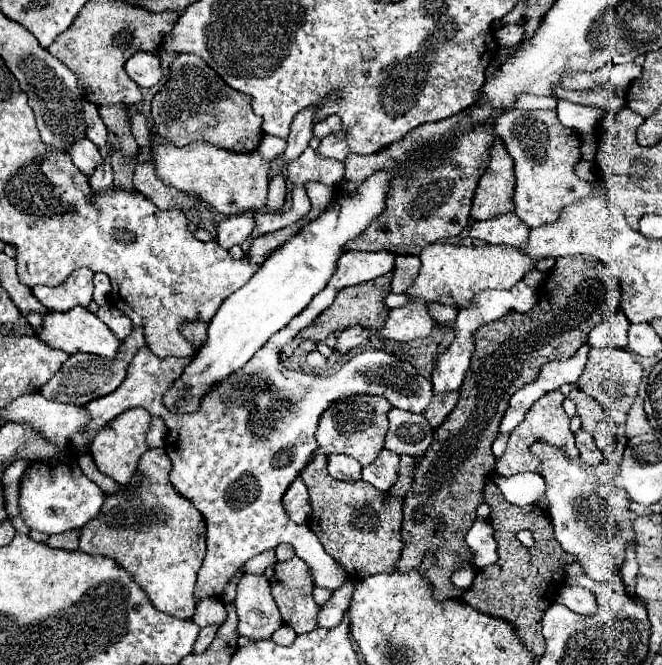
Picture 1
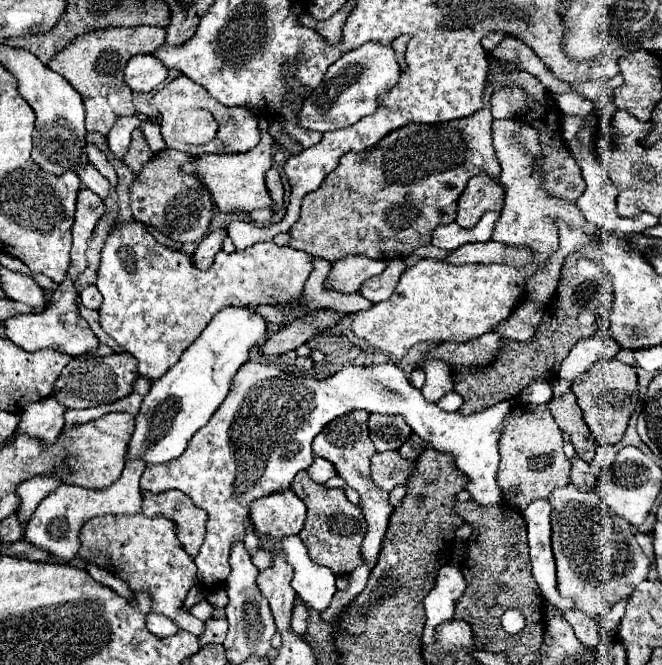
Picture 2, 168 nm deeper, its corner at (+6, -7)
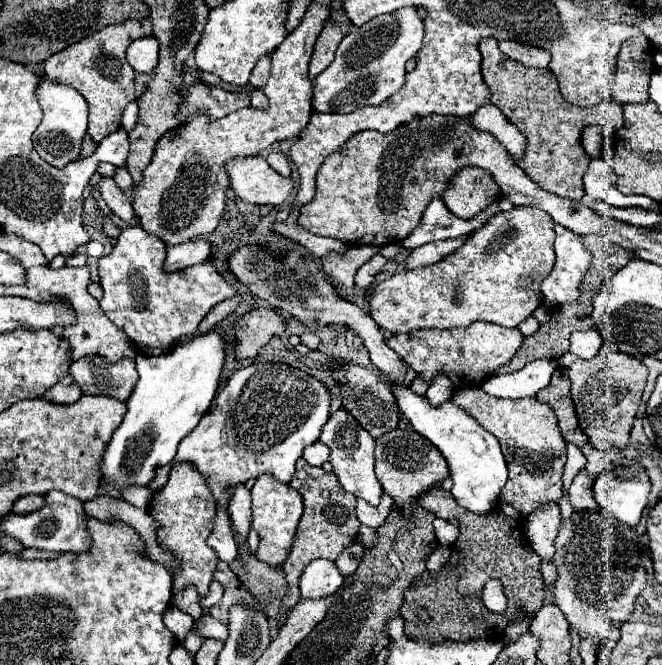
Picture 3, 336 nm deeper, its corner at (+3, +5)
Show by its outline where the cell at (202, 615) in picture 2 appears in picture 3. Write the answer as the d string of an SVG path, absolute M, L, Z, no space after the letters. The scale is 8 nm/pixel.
M175 464L169 472L167 484L161 490L153 492L147 512L159 522L159 544L179 560L179 570L173 574L172 591L175 593L183 590L183 586L195 586L199 596L205 596L219 562L215 550L205 542L211 534L213 518L217 512L217 504L211 496L211 490L207 488L205 476L193 464Z

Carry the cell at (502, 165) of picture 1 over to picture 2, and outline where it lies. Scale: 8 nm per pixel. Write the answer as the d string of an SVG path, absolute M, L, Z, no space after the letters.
M482 172L470 178L464 194L460 196L456 222L464 228L472 228L482 218L482 214L490 210L500 212L502 202L504 202L504 186Z

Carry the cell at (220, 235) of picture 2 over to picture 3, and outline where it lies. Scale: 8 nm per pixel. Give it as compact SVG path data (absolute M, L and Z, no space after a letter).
M195 240L179 246L167 248L165 272L177 272L195 264L203 264L211 254L211 244L205 240Z

